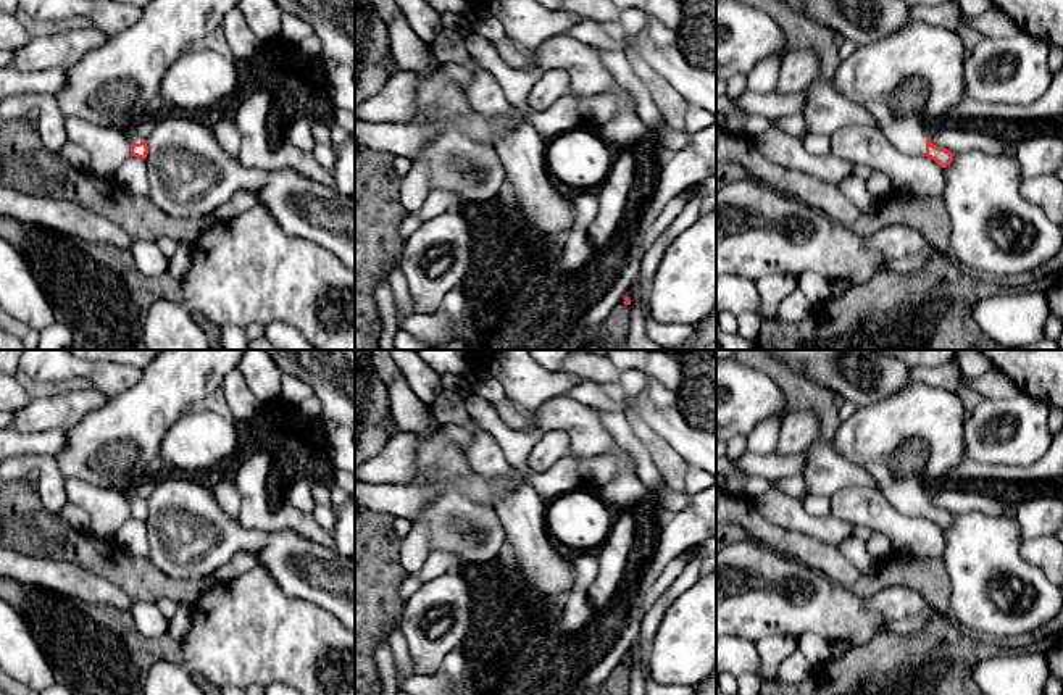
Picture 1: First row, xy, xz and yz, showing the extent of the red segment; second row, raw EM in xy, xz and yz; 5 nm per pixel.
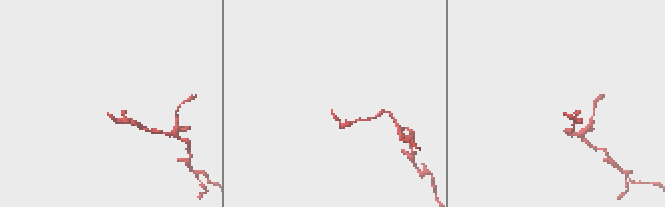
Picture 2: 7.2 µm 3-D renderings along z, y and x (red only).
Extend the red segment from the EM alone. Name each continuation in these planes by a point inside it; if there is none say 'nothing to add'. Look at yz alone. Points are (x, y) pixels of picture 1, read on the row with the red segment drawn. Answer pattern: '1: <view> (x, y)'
1: yz (913, 78)

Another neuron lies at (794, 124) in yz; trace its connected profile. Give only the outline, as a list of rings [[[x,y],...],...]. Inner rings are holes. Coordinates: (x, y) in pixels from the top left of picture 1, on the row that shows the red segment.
[[[802,113],[777,118],[771,121],[771,124],[798,139],[808,134],[808,127]]]

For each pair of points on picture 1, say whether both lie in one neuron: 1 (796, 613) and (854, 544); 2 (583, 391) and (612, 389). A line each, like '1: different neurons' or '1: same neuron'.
1: different neurons
2: different neurons

